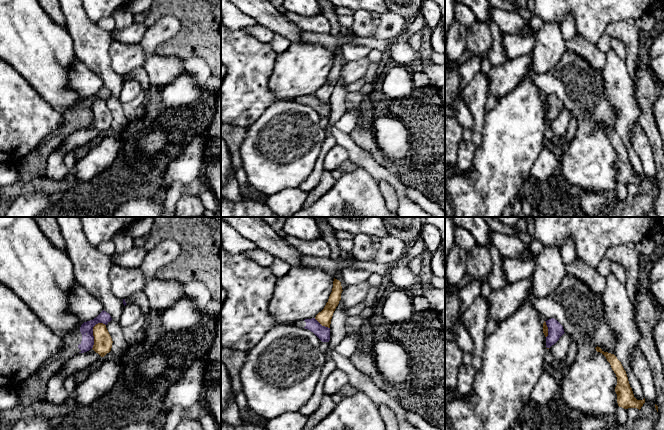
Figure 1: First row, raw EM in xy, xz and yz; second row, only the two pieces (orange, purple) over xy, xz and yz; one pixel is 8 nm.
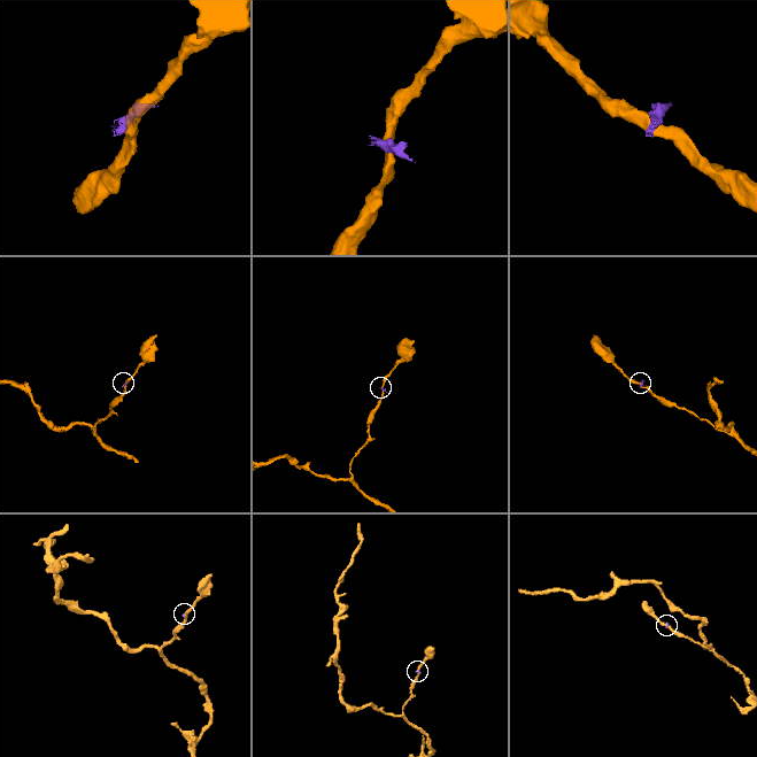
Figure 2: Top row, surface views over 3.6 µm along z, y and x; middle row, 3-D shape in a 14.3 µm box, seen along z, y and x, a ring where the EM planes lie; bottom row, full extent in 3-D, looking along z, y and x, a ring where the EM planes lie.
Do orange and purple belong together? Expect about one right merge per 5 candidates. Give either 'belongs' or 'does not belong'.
does not belong

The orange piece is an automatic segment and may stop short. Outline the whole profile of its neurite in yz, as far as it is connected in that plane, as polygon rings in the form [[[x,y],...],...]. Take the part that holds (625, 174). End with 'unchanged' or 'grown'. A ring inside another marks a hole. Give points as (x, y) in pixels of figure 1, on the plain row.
[[[600,123],[595,124],[597,128],[602,129],[607,137],[610,139],[612,146],[617,153],[617,161],[615,163],[615,168],[617,170],[617,179],[619,183],[624,185],[637,184],[641,185],[645,179],[645,174],[643,176],[637,176],[634,173],[632,164],[630,163],[626,147],[624,146],[621,138],[617,135],[614,130],[604,128]]] | unchanged

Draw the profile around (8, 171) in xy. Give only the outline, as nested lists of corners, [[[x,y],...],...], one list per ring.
[[[16,163],[0,164],[0,187],[12,185],[18,180]]]

